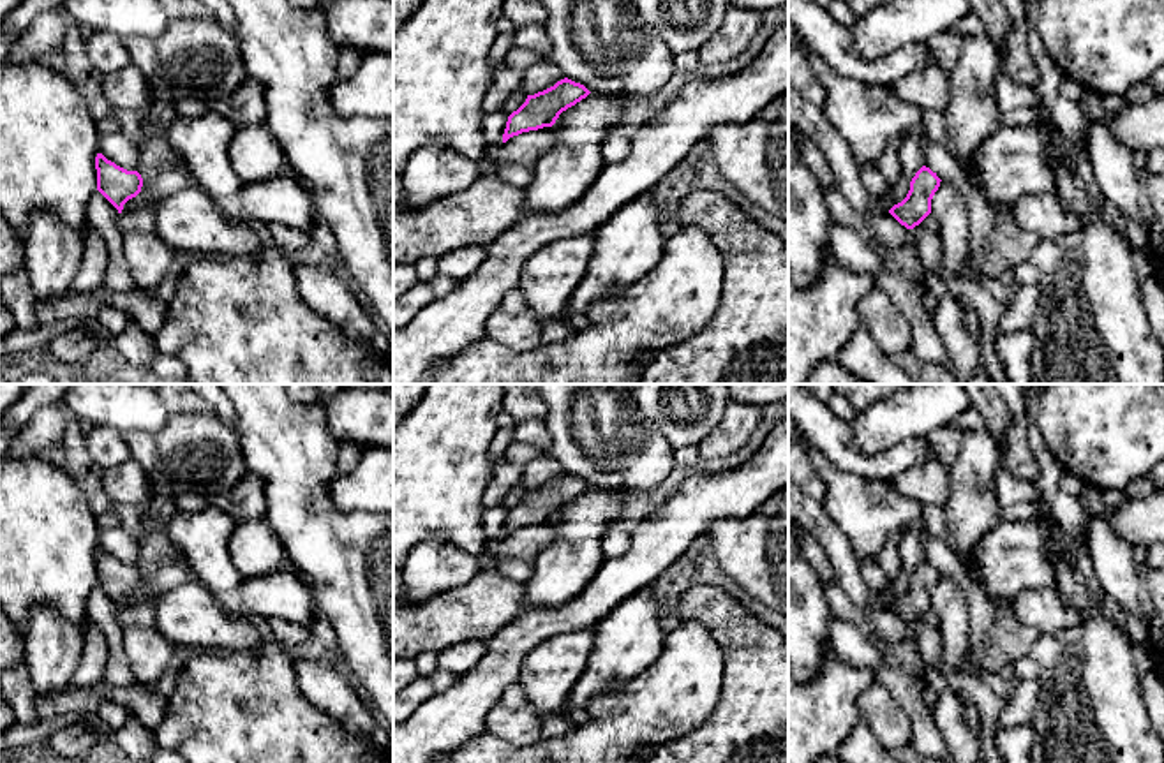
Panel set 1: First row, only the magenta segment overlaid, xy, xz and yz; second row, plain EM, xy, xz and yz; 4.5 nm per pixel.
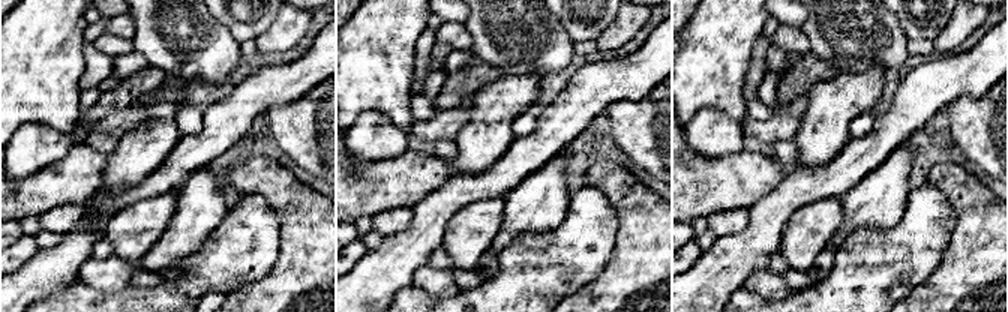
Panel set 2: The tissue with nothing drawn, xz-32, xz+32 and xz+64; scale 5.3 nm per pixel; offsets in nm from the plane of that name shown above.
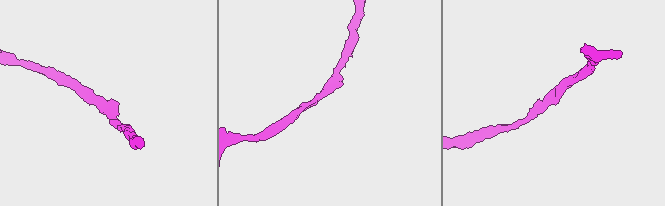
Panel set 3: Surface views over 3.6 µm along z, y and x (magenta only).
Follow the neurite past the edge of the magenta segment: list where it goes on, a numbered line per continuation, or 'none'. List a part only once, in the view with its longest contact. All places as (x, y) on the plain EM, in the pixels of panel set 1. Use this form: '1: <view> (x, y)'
none

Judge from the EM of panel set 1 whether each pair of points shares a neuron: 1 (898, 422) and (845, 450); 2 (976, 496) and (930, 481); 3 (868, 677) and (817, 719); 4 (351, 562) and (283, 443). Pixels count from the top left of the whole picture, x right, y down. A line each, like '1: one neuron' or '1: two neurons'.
1: two neurons
2: two neurons
3: one neuron
4: one neuron

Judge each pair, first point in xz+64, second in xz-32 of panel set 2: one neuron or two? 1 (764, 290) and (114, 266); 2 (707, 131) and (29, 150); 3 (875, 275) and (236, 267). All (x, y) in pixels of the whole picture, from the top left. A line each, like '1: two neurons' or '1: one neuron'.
1: one neuron
2: one neuron
3: one neuron

